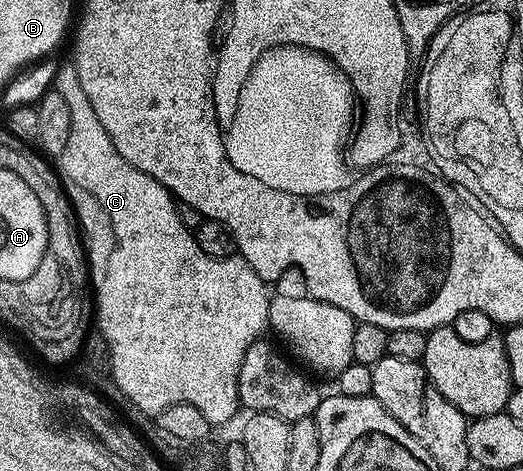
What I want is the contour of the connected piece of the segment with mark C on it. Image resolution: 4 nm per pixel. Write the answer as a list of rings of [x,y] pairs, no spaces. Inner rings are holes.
[[[67,61],[67,64],[63,63],[58,68],[53,89],[57,93],[61,93],[61,97],[65,97],[65,101],[69,104],[69,142],[66,143],[65,149],[61,149],[61,153],[57,157],[57,163],[59,163],[57,174],[59,182],[63,184],[64,191],[75,207],[75,217],[81,228],[81,238],[87,253],[89,283],[92,288],[95,286],[95,311],[99,314],[97,330],[105,337],[107,348],[111,354],[110,378],[132,402],[134,410],[143,411],[150,417],[161,413],[161,409],[165,409],[169,405],[188,403],[189,405],[197,405],[197,409],[201,409],[201,413],[205,413],[205,417],[212,425],[229,422],[234,417],[235,410],[240,410],[241,407],[237,386],[241,361],[247,350],[262,336],[259,334],[263,330],[266,332],[269,327],[267,318],[269,317],[272,296],[267,295],[268,284],[238,253],[232,253],[223,259],[214,259],[209,257],[209,253],[201,253],[201,245],[197,245],[194,230],[190,226],[186,227],[182,217],[179,216],[180,208],[177,206],[175,196],[166,191],[153,177],[149,177],[149,173],[141,173],[141,169],[129,165],[129,161],[125,161],[125,157],[121,157],[121,153],[117,153],[109,133],[105,133],[105,125],[101,125],[101,121],[97,121],[97,113],[93,110],[93,105],[89,101],[89,96],[85,94],[85,89],[81,87],[81,77],[77,77],[74,62]]]

